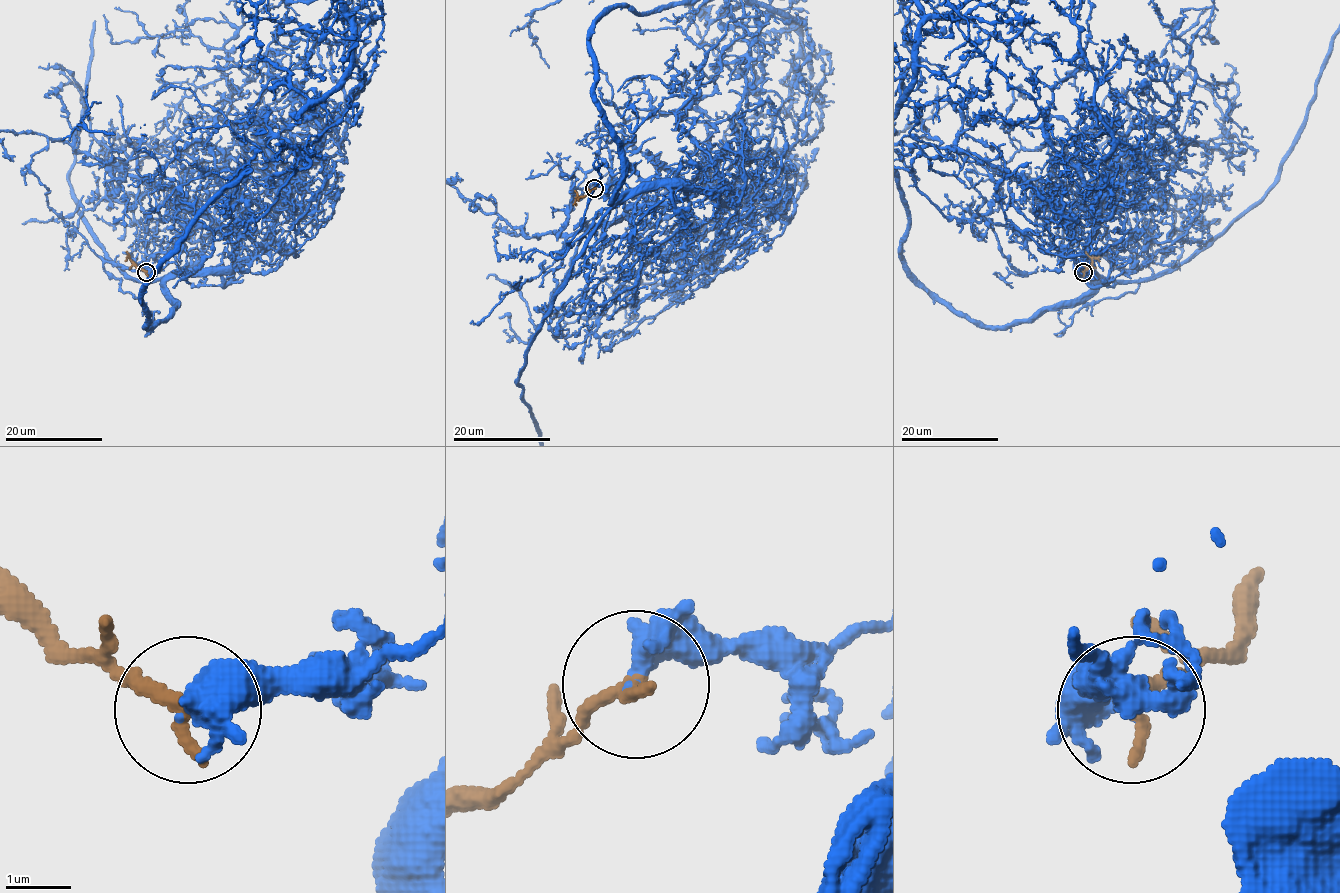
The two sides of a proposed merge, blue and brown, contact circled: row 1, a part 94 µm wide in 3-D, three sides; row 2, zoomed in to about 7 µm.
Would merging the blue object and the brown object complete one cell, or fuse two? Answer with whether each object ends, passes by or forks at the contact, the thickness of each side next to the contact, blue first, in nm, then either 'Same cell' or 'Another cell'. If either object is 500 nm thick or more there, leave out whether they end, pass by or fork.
At the ring blue passes by. At the ring brown ends. Thickness 320 nm (blue) against 260 nm. Same cell

